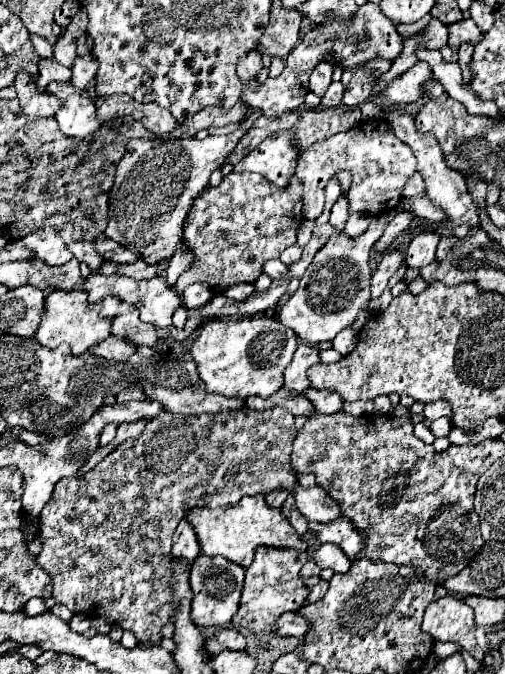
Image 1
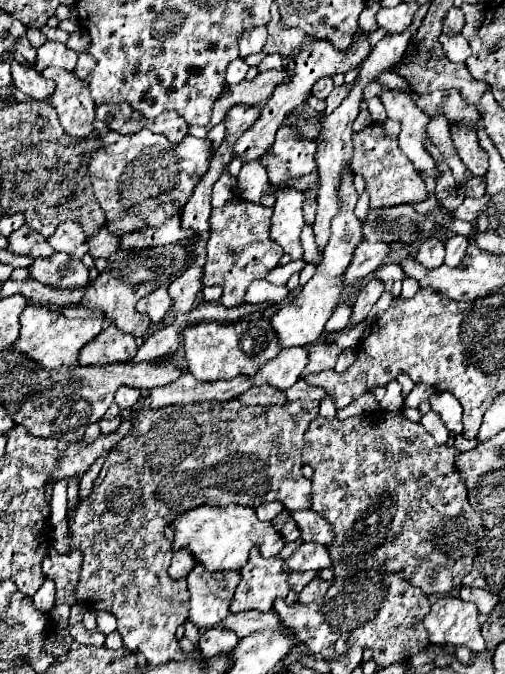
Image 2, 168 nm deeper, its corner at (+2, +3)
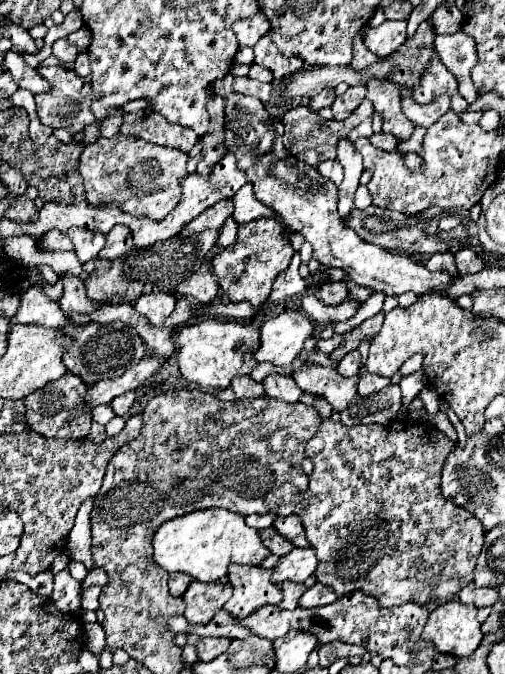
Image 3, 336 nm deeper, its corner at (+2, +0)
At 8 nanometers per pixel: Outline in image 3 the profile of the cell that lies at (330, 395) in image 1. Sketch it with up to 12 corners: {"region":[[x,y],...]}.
{"region":[[288,374],[264,378],[266,396],[298,402],[302,390]]}

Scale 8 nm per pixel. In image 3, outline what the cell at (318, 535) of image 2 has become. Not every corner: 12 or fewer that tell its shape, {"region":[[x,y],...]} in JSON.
{"region":[[296,514],[276,518],[280,530],[296,548],[308,548],[302,522]]}

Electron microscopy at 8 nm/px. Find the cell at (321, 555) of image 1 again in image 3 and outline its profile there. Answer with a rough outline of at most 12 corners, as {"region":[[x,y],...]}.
{"region":[[292,548],[278,560],[272,582],[304,582],[318,558],[312,548]]}

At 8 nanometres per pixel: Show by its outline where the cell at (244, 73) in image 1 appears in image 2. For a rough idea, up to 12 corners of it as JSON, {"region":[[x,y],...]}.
{"region":[[266,27],[244,31],[238,39],[240,57],[260,53]]}

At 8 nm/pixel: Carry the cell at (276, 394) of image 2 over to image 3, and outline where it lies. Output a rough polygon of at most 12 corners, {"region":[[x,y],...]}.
{"region":[[250,376],[234,378],[232,386],[238,398],[264,396],[260,382]]}

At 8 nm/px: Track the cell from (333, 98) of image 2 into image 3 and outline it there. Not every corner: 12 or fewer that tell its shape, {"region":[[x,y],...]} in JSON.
{"region":[[352,86],[332,104],[334,120],[348,118],[366,96],[366,86]]}

